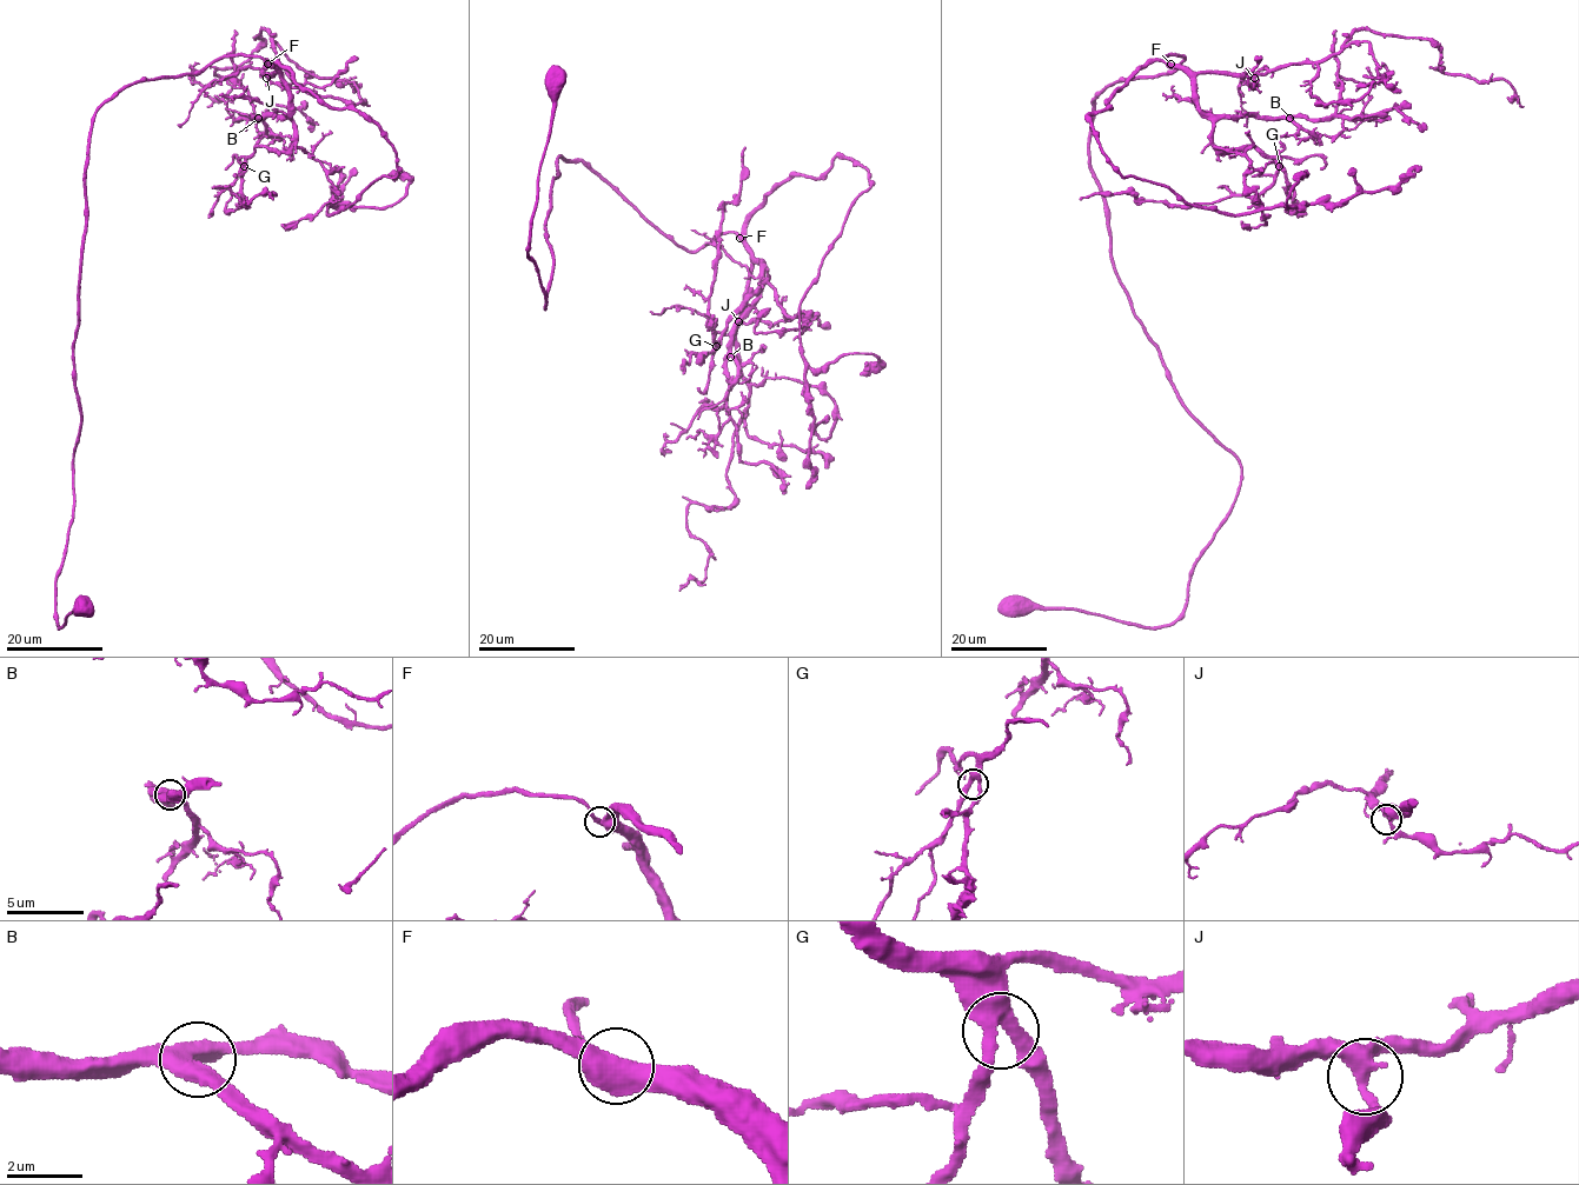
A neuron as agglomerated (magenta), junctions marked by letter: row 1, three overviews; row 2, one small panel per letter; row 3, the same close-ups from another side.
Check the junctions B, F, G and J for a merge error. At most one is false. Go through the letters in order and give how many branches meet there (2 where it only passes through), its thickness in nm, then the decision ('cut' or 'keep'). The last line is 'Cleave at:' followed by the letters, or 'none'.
B: branches 3; calibre 400 nm; keep
F: branches 3; calibre 400 nm; keep
G: branches 3; calibre 380 nm; keep
J: branches 3; calibre 400 nm; keep
Cleave at: none

